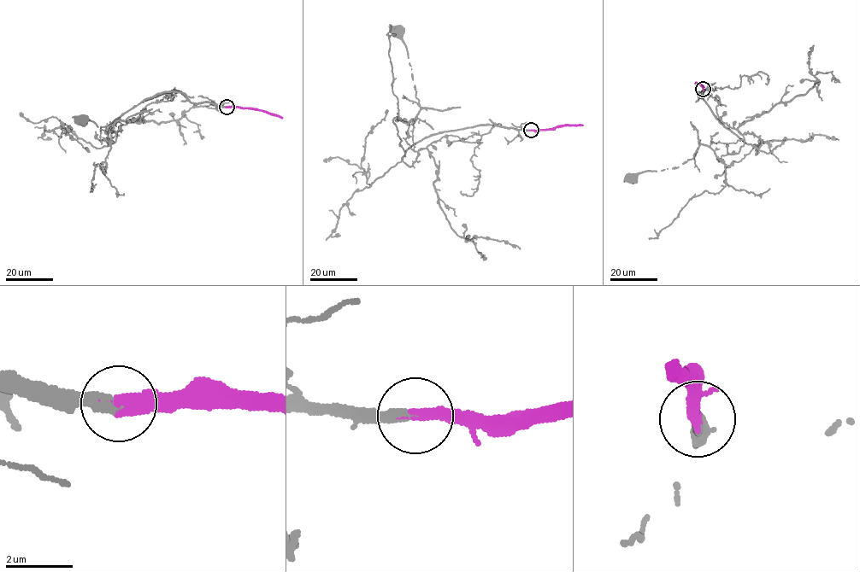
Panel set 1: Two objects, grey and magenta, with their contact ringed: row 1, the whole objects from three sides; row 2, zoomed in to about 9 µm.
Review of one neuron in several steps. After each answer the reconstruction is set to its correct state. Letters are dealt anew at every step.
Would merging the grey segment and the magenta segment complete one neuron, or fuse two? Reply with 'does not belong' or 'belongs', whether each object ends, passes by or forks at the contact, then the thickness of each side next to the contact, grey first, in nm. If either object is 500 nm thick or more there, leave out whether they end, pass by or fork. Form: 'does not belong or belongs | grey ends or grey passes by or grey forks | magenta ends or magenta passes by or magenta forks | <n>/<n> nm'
belongs | grey ends | magenta ends | 280/400 nm

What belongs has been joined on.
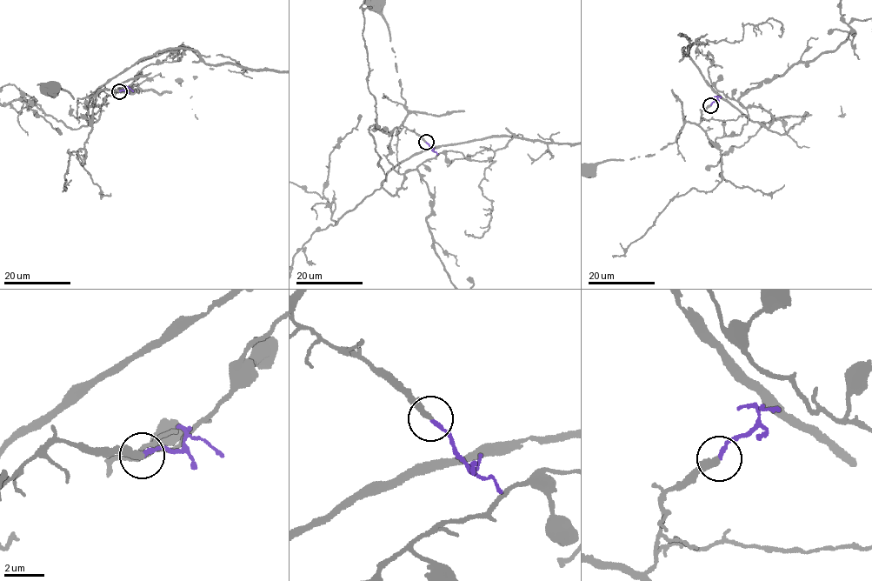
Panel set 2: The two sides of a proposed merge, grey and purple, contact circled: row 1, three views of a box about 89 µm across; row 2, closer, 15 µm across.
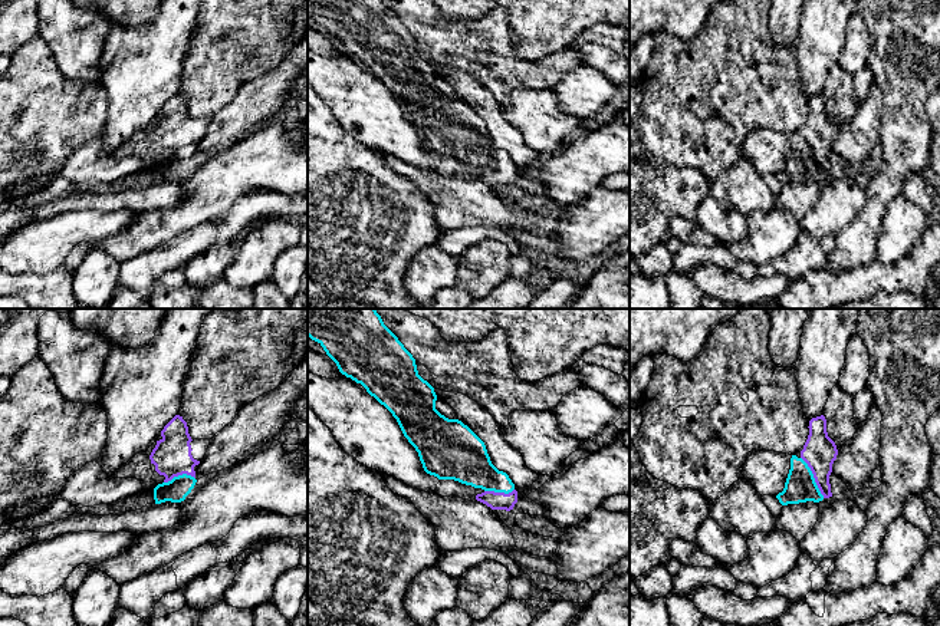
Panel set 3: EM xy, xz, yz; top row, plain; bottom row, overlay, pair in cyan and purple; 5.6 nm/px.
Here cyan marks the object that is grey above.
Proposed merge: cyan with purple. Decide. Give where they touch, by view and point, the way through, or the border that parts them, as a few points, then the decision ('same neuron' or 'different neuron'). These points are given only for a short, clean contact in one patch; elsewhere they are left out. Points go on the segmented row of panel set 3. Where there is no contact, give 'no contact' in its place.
contact yz (812, 477); way yz (799, 487), (812, 477), (812, 468), (819, 451); same neuron

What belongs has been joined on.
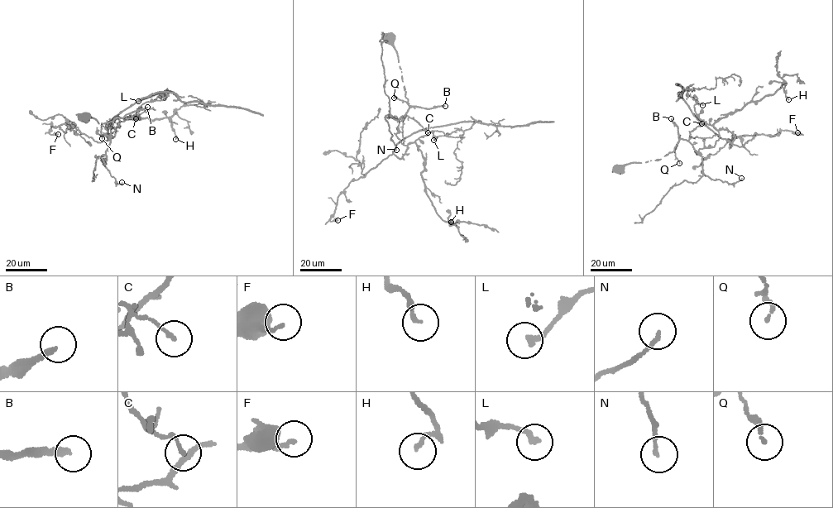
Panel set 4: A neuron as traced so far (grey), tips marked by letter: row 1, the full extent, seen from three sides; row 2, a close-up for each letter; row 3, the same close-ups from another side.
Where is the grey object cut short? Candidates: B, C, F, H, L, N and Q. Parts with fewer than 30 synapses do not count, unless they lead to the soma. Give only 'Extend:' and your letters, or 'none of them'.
Extend: B

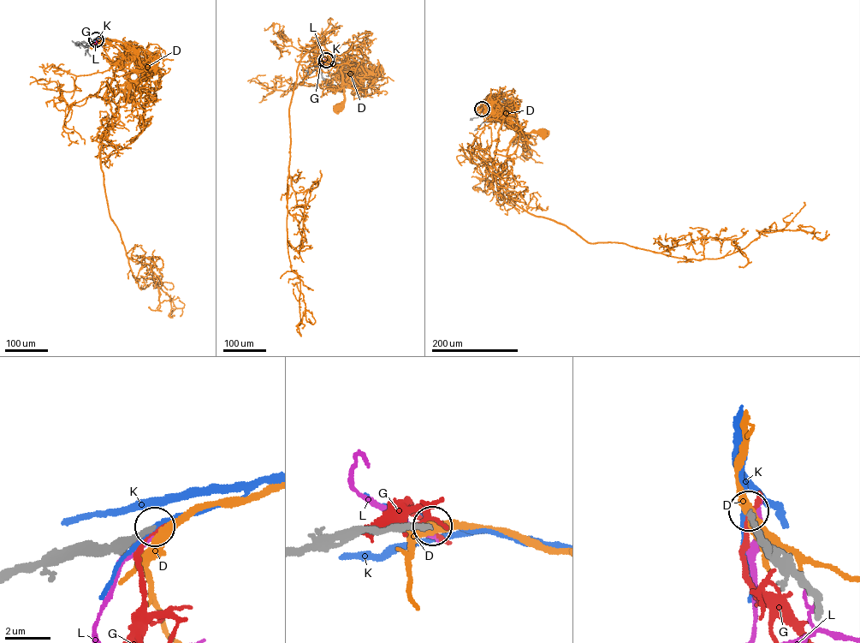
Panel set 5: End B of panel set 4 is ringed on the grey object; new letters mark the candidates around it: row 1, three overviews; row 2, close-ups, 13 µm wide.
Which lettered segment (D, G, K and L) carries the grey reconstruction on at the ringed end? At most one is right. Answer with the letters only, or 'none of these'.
none of these

